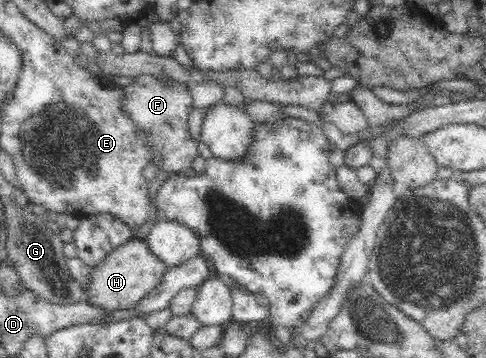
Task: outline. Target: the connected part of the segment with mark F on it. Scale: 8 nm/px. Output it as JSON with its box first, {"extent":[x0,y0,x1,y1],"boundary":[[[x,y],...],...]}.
{"extent":[116,74,201,200],"boundary":[[[137,74],[130,77],[129,82],[118,90],[116,106],[132,122],[134,136],[142,142],[148,162],[156,168],[154,180],[149,182],[154,200],[155,187],[171,175],[191,167],[192,160],[197,156],[201,139],[191,134],[187,124],[187,116],[196,106],[188,84],[168,74]]]}

